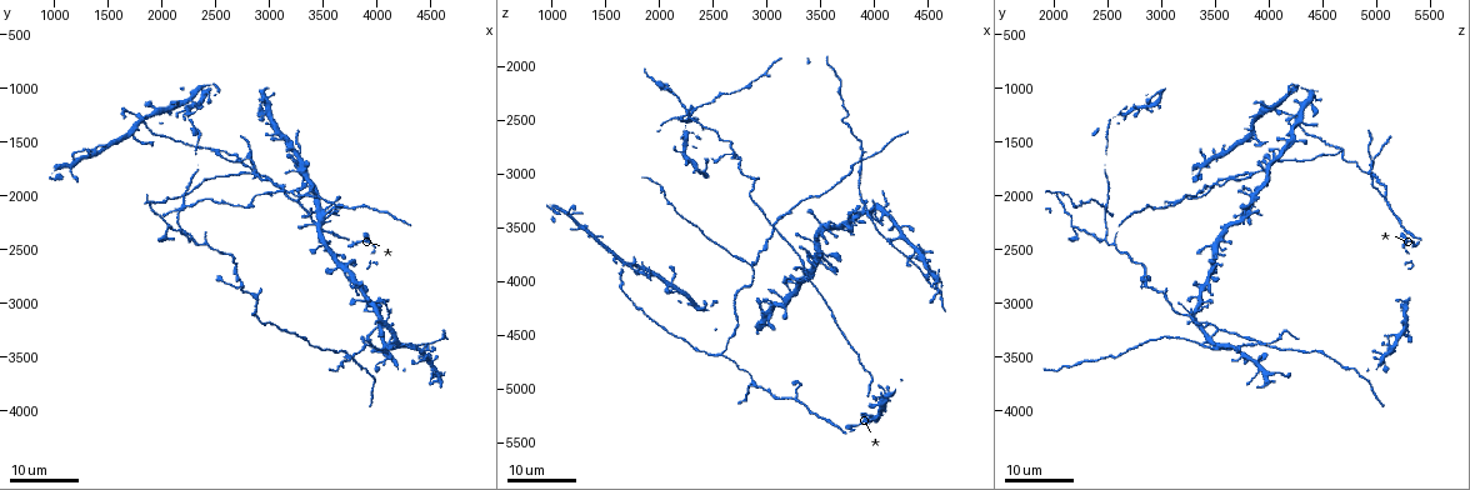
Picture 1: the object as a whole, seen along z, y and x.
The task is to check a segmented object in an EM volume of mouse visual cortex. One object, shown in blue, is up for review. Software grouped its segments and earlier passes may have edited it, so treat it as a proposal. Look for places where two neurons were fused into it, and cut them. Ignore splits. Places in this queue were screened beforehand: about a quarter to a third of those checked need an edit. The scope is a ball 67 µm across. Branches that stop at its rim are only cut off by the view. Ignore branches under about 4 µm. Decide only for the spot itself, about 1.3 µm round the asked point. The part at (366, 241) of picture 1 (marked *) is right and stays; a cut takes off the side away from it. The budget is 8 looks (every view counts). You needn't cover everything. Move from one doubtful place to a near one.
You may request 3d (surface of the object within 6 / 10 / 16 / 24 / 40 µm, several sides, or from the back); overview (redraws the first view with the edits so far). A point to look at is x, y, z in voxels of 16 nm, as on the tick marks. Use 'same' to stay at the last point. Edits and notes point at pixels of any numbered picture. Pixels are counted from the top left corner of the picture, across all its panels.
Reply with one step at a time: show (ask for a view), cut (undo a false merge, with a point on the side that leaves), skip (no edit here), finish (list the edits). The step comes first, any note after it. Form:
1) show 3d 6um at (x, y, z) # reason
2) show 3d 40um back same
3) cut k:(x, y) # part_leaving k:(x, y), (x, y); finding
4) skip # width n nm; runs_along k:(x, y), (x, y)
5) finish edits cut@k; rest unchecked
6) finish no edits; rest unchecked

show 3d 16um at (3240, 2060, 5120) # a fork

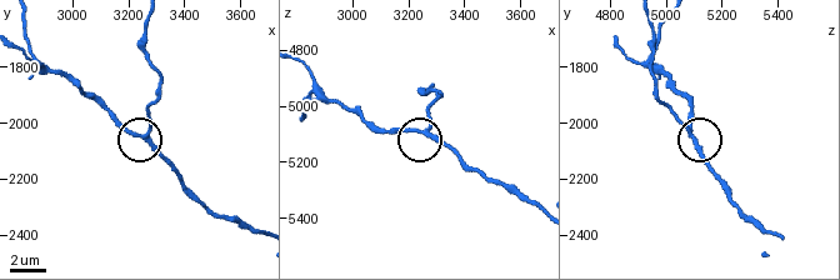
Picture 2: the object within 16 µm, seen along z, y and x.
show 3d 6um at (3250, 2060, 5090) # closer look

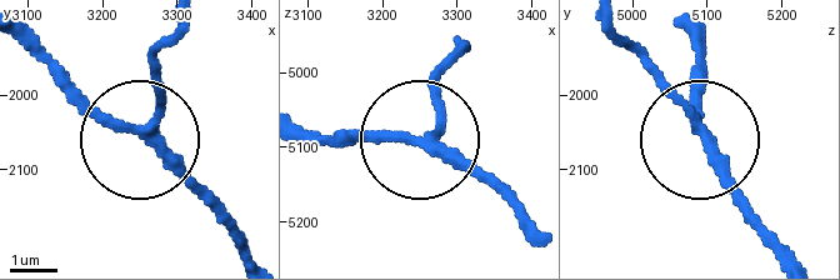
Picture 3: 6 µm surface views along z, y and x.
skip # arms 3; runs_along 3:(248, 249), (140, 136), (160, 93), (160, 38); all the same neuron

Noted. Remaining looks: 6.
show 3d 16um at (2520, 1600, 4680) # a fork

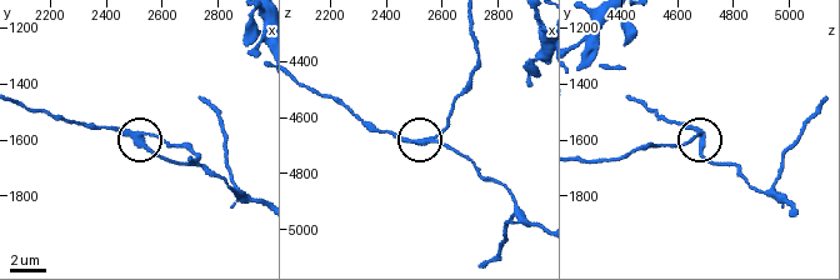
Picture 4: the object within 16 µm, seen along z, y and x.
show 3d 6um at (2540, 1590, 4680) # closer look

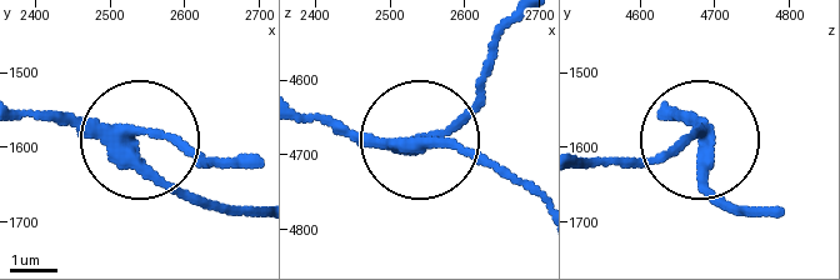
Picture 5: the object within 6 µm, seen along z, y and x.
cut 5:(186, 154) # arms 3; part_leaving 5:(133, 134), (225, 158); two neurons meet here

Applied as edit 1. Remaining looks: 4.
show 3d 24um at (1740, 1440, 3860) # three-way junction

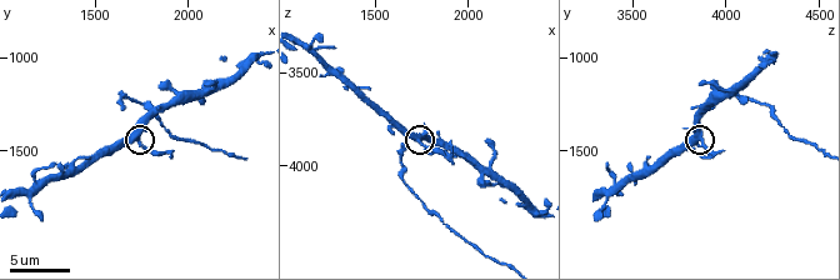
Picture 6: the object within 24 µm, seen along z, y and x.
show 3d 6um at (1740, 1440, 3860) # closer look

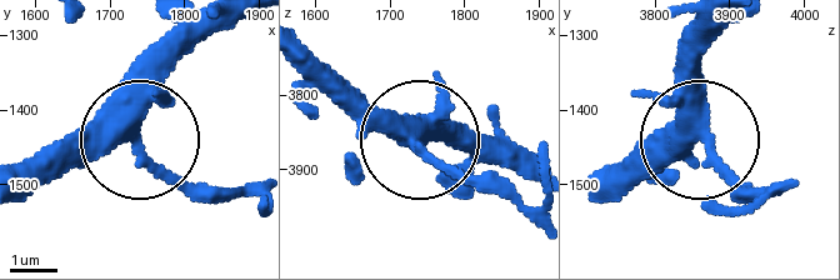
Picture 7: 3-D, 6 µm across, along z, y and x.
skip # arms 3; all the same neuron

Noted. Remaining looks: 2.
show 3d 24um at (2260, 2400, 2440) # two arms in line, one across

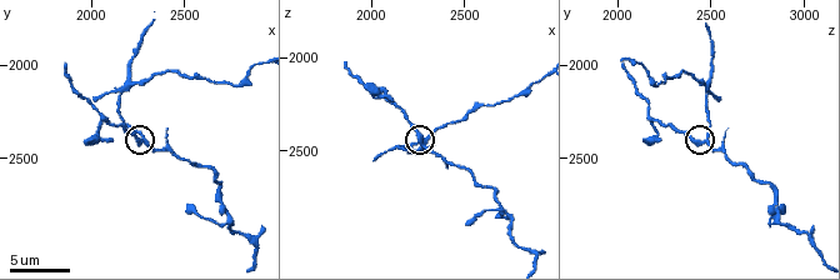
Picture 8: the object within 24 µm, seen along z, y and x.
show 3d 10um at (2280, 2400, 2460)

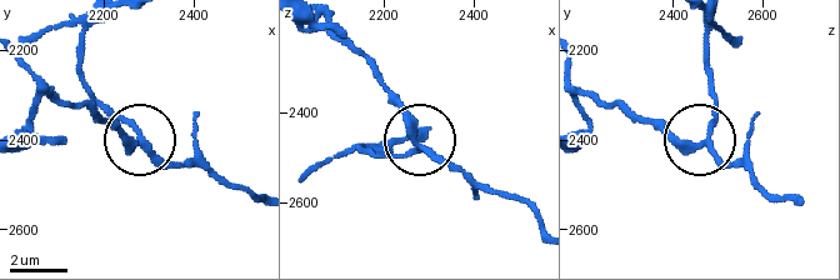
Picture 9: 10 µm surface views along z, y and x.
skip # side_arm 13 um; runs_along 9:(256, 200), (206, 173), (164, 163), (94, 105); one neuron here

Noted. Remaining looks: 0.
finish edits cut@5; rest unchecked

